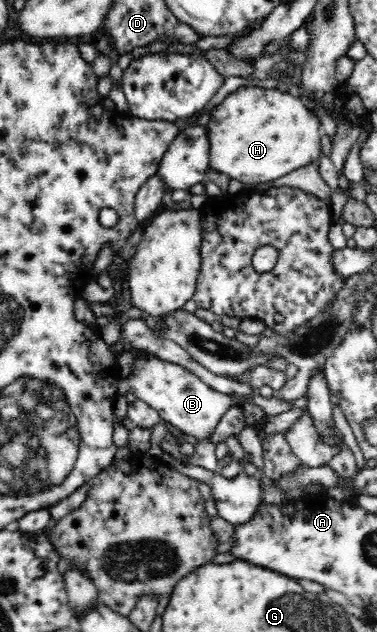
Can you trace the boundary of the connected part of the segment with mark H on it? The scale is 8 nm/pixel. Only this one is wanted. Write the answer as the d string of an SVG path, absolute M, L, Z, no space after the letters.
M243 86L225 96L213 113L206 126L210 141L210 166L218 172L228 174L243 182L245 190L249 184L268 182L282 176L288 176L310 164L320 164L322 152L322 128L320 117L307 106L299 96L293 96L282 88L261 88L260 86Z

